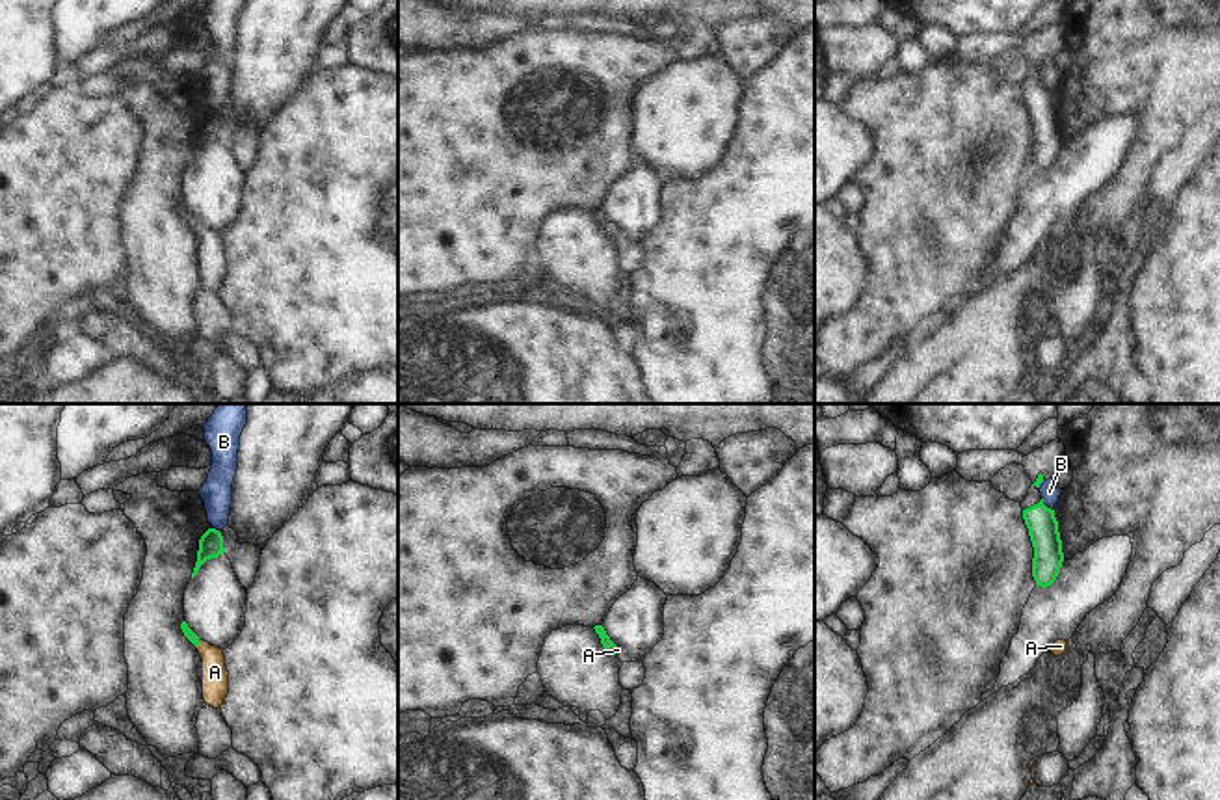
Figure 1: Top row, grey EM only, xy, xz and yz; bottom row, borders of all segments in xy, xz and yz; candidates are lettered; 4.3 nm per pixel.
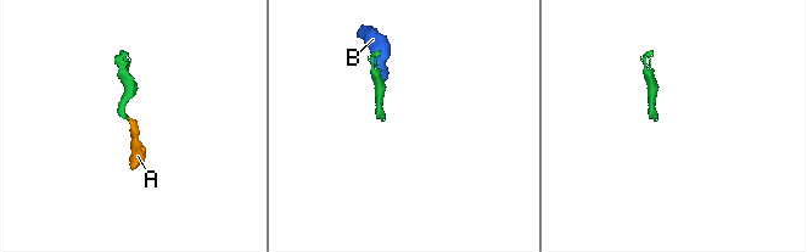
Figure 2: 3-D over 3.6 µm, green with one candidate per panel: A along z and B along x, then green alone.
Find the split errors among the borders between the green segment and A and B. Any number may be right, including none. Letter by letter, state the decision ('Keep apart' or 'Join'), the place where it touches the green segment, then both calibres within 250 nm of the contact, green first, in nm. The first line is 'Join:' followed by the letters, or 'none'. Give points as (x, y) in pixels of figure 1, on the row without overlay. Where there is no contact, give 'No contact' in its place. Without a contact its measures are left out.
Join: A
A: Join. Touches green at xy (198, 227). Thickness 50 nm (green) against 110 nm
B: Keep apart. Touches green at yz (1044, 88). Thickness 130 nm (green) against 80 nm.

